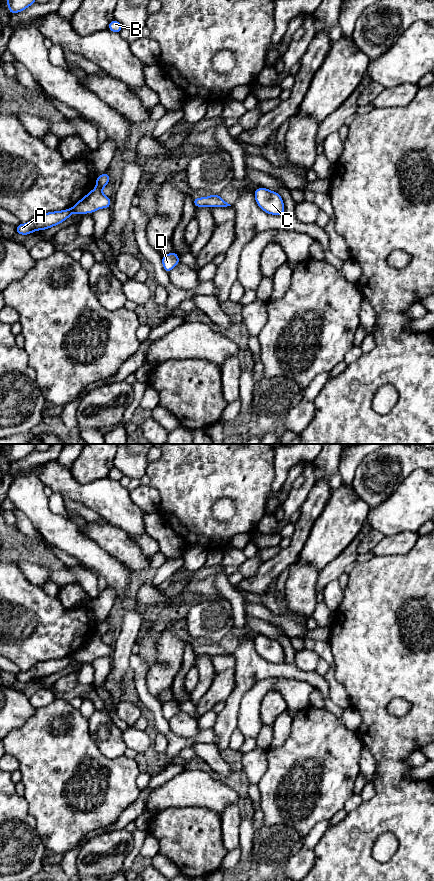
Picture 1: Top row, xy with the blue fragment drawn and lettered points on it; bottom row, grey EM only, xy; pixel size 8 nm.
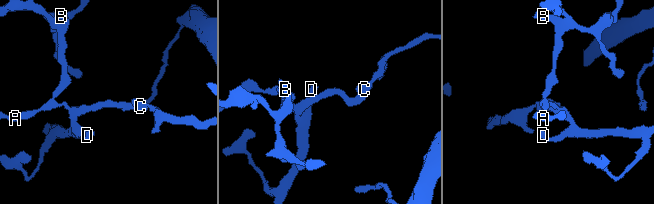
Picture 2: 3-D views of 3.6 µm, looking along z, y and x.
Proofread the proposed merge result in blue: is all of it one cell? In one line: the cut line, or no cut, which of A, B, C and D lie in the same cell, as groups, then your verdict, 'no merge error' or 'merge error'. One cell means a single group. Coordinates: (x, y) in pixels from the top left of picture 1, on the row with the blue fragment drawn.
cut in xy along (97, 186), (101, 189); A C D / B; merge error

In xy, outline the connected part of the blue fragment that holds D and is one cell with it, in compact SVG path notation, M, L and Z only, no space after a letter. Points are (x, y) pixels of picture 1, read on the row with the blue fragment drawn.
M175 252L162 256L162 265L166 272L170 272L180 262L178 254Z

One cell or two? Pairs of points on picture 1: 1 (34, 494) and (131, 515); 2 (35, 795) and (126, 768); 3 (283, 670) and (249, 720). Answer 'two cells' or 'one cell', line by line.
1: two cells
2: one cell
3: two cells

